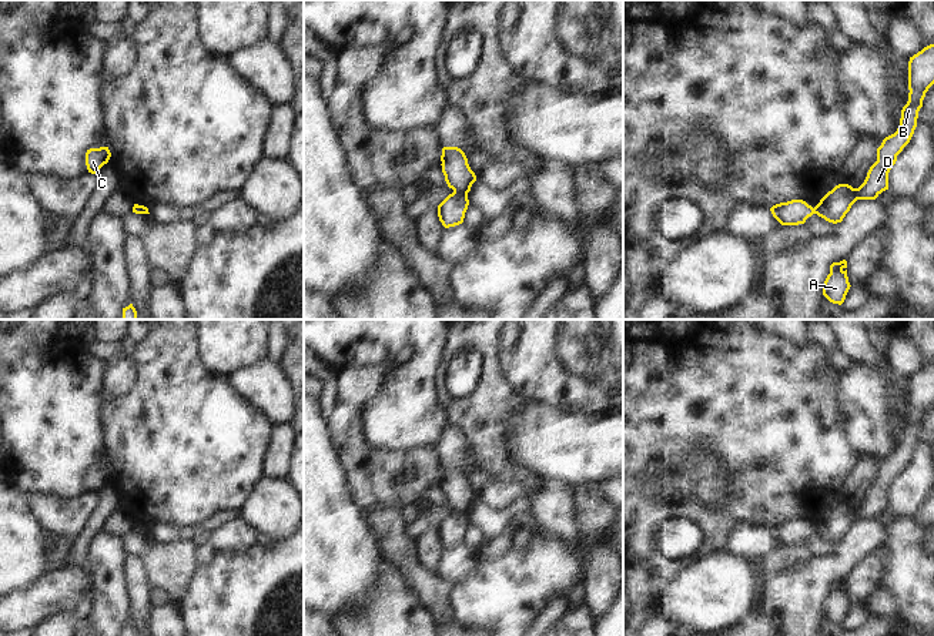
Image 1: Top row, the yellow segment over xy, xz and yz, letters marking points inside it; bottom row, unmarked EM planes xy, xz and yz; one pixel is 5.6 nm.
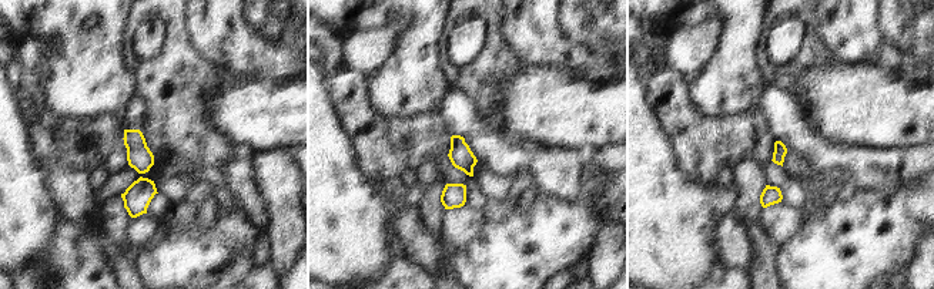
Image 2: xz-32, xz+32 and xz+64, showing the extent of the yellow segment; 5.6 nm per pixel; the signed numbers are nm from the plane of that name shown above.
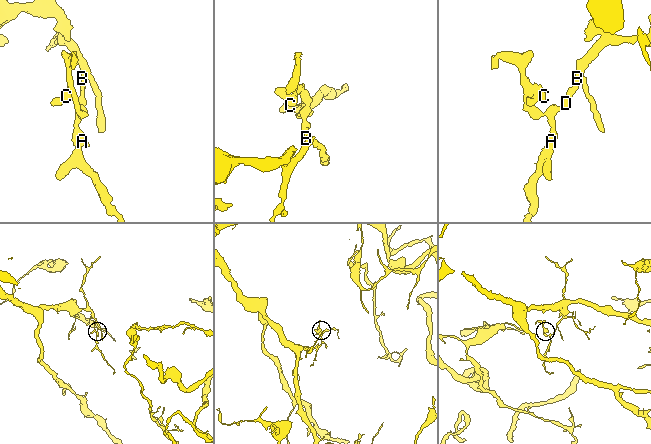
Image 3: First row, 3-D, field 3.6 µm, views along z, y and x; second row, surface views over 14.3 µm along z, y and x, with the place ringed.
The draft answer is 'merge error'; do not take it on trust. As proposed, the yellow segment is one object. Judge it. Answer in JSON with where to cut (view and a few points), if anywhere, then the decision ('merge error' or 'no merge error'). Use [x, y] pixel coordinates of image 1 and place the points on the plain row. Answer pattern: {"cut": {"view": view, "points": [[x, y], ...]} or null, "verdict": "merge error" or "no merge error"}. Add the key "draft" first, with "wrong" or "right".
{"draft": "right", "cut": {"view": "xz", "points": [[454, 509], [466, 514]]}, "verdict": "merge error"}

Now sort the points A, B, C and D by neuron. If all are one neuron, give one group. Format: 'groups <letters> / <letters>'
groups A B D / C

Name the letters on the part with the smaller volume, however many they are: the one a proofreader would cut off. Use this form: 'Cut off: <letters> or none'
Cut off: C

